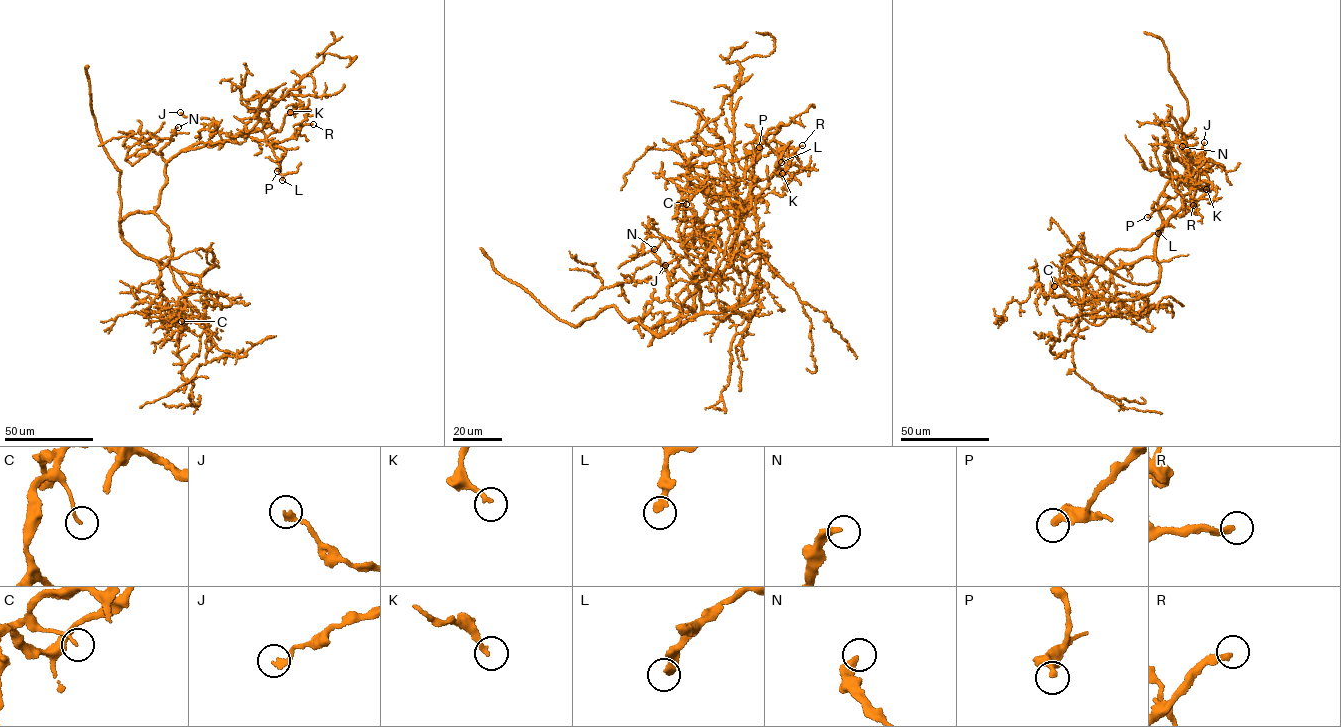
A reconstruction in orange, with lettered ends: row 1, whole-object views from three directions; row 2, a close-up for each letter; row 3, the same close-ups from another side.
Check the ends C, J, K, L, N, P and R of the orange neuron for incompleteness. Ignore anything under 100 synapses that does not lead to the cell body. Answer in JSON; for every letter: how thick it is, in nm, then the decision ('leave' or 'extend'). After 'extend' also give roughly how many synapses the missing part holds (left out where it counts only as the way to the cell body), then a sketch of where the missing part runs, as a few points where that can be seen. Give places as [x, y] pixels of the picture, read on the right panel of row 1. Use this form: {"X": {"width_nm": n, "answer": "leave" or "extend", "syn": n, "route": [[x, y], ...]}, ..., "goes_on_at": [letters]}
{"C": {"width_nm": 120, "answer": "leave"}, "J": {"width_nm": 200, "answer": "leave"}, "K": {"width_nm": 200, "answer": "leave"}, "L": {"width_nm": 360, "answer": "extend", "syn": 140, "route": [[1158, 233], [1155, 237], [1138, 237], [1129, 241], [1119, 259], [1114, 261], [1103, 252], [1105, 273], [1099, 274]]}, "N": {"width_nm": 320, "answer": "extend", "syn": 140, "route": [[1182, 146], [1175, 133], [1150, 118], [1136, 89], [1105, 69], [1085, 41]]}, "P": {"width_nm": 280, "answer": "leave"}, "R": {"width_nm": 280, "answer": "extend", "syn": 150, "route": [[1193, 205], [1197, 210], [1192, 196], [1214, 157], [1224, 158]]}, "goes_on_at": ["L", "N", "R"]}

